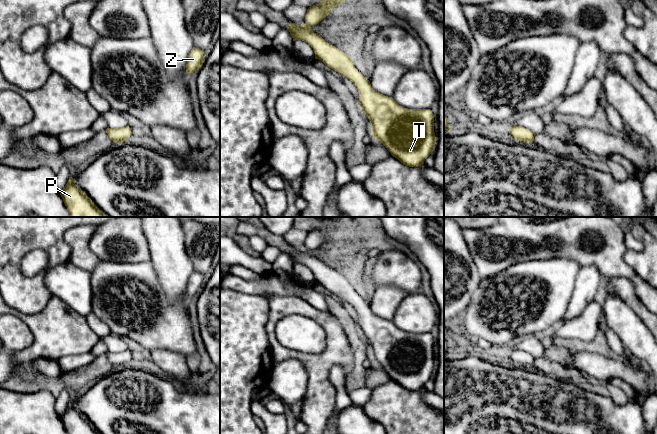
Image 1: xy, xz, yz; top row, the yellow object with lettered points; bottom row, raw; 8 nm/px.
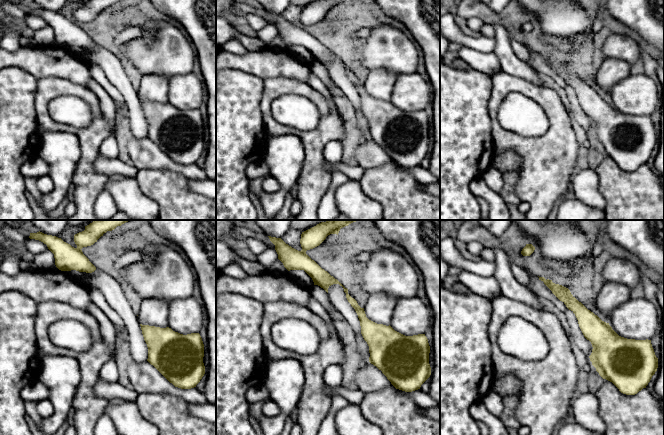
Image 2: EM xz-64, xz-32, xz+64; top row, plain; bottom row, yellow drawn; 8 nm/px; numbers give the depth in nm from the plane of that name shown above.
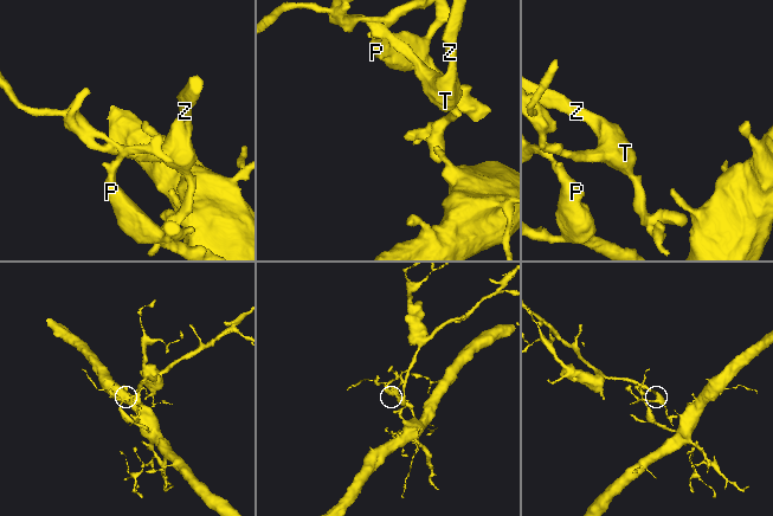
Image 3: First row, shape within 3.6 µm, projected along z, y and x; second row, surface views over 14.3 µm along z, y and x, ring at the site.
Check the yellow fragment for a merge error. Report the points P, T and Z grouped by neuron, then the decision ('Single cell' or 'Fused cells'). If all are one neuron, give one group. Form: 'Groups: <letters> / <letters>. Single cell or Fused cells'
Groups: P / T Z. Fused cells

